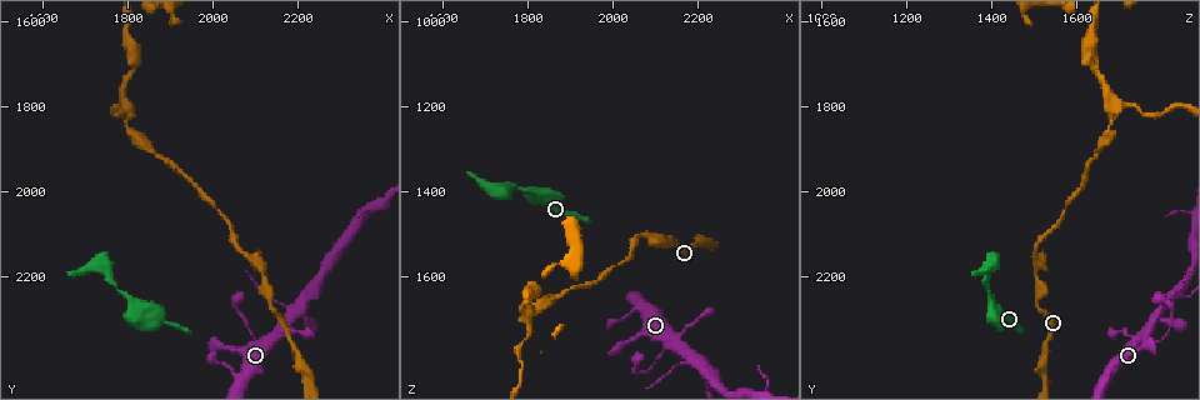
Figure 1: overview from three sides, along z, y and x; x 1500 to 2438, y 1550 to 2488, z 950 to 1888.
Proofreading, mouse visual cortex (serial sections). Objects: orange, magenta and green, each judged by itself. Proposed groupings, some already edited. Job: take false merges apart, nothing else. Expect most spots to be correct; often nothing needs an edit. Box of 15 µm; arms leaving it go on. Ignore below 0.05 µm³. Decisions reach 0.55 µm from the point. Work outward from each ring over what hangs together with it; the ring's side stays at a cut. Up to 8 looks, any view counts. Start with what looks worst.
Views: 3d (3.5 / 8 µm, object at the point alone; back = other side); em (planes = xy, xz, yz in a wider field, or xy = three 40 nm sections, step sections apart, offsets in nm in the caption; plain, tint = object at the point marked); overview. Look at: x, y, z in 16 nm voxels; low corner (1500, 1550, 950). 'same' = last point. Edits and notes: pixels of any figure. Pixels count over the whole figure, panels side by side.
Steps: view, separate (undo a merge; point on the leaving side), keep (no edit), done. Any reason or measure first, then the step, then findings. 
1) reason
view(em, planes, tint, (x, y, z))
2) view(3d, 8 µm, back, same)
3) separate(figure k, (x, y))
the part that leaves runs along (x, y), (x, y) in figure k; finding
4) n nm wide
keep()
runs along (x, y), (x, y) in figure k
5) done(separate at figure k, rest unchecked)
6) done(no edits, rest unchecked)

branch point
view(3d, 3.5 µm, (1800, 1800, 1675))

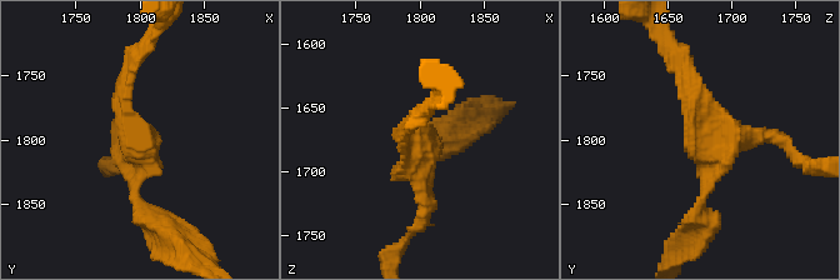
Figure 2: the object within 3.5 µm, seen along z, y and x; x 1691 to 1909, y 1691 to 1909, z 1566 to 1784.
3 arms; arms of 200, 200, 200 nm; shape alone is not enough
view(em, planes, tint, (1800, 1802, 1682))

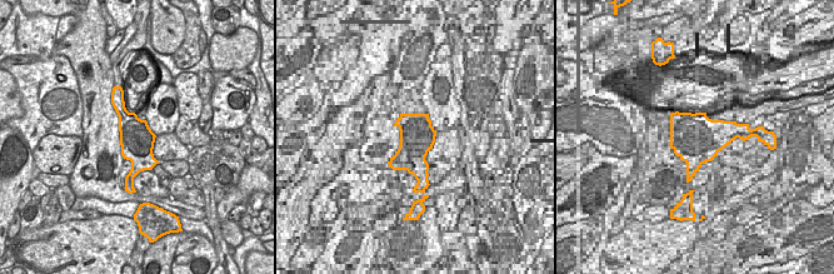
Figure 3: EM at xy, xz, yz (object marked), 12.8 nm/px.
keep()
runs along (701, 216), (708, 140), (685, 71) in figure 2; one cell here

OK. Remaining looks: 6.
sharp bend
view(3d, 3.5 µm, (1740, 2185, 1395))

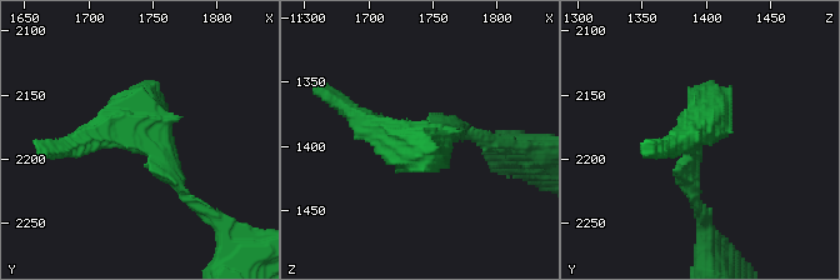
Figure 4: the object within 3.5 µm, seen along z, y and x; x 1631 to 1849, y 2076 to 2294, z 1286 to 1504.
keep()
runs along (188, 196), (130, 128), (61, 146) in figure 4; all the same cell

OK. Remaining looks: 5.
sharp bend
view(3d, 3.5 µm, back, (2070, 2435, 1670))

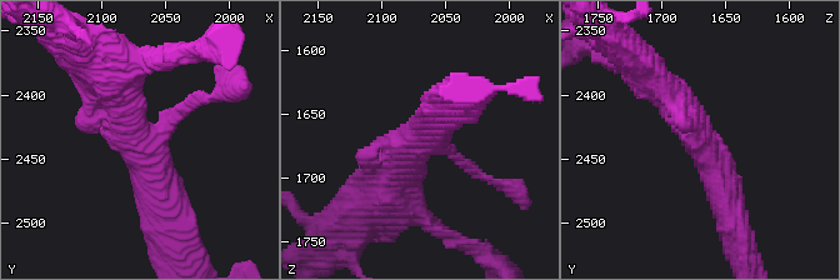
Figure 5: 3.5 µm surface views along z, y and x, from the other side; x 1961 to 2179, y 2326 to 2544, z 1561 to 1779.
need the tissue
view(em, xy, step 2, tint, (2076, 2430, 1676))

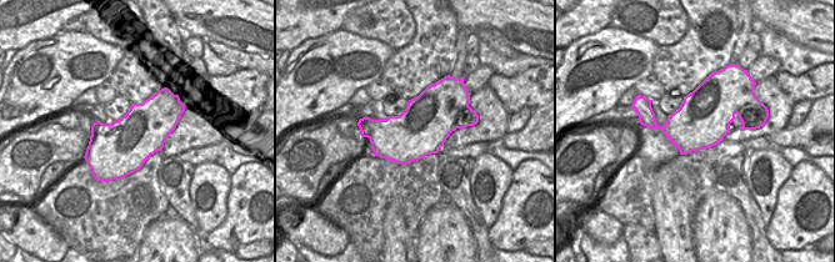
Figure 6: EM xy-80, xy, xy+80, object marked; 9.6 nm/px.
keep()
runs along (644, 73), (701, 141), (724, 199) in figure 5; continuous, no second cell

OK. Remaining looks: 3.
done(no edits, rest unchecked)

